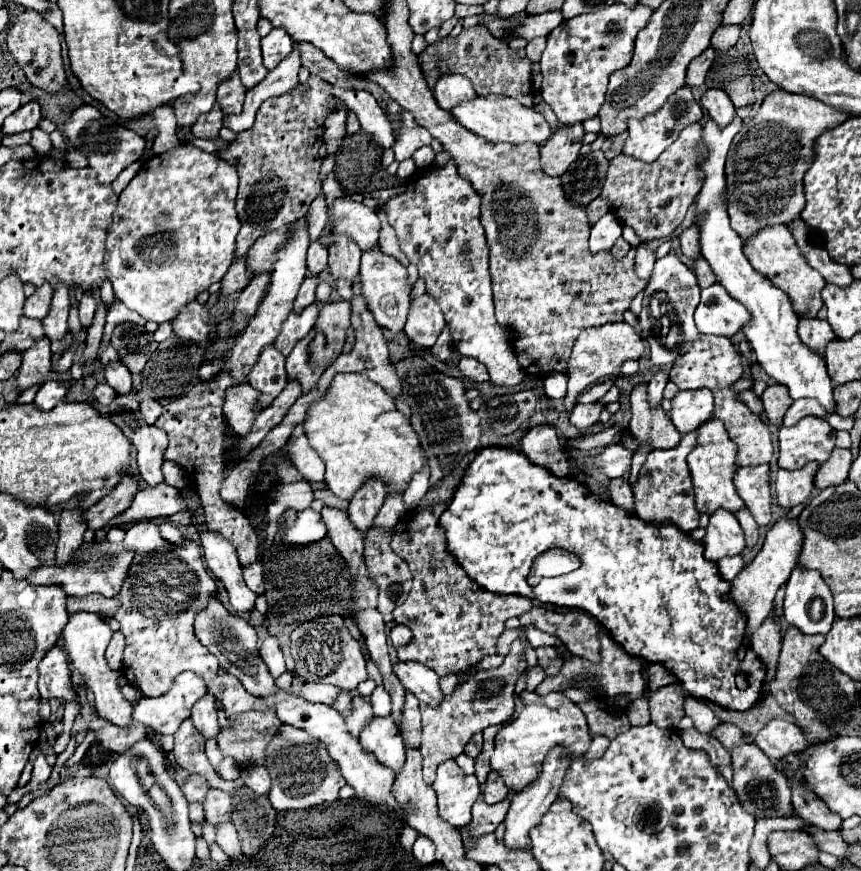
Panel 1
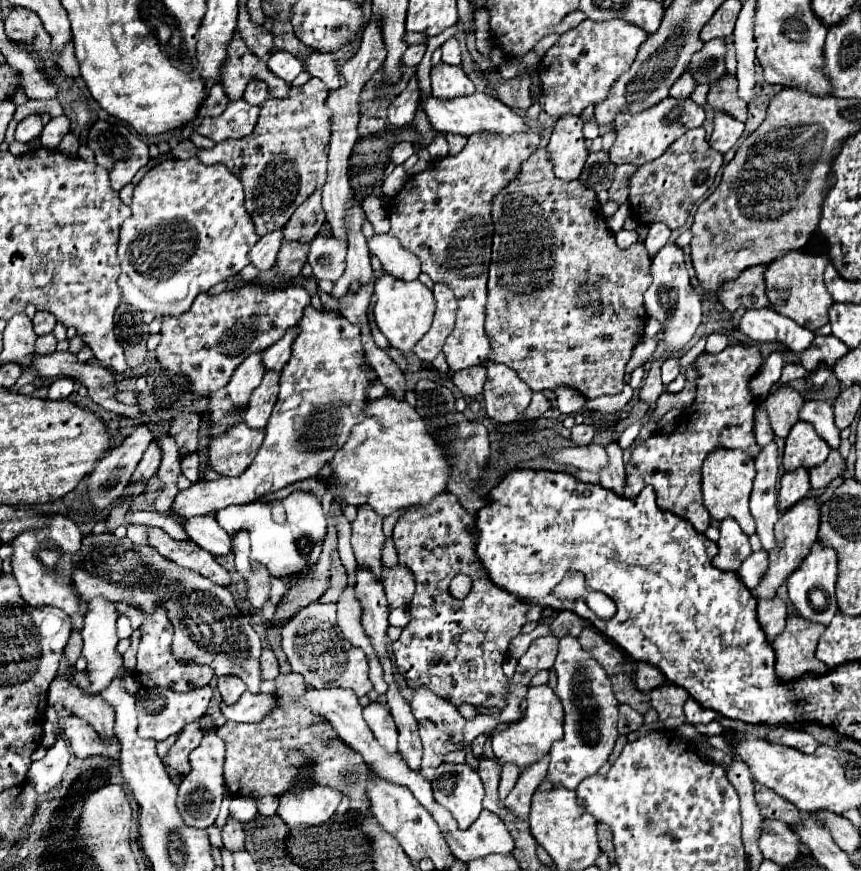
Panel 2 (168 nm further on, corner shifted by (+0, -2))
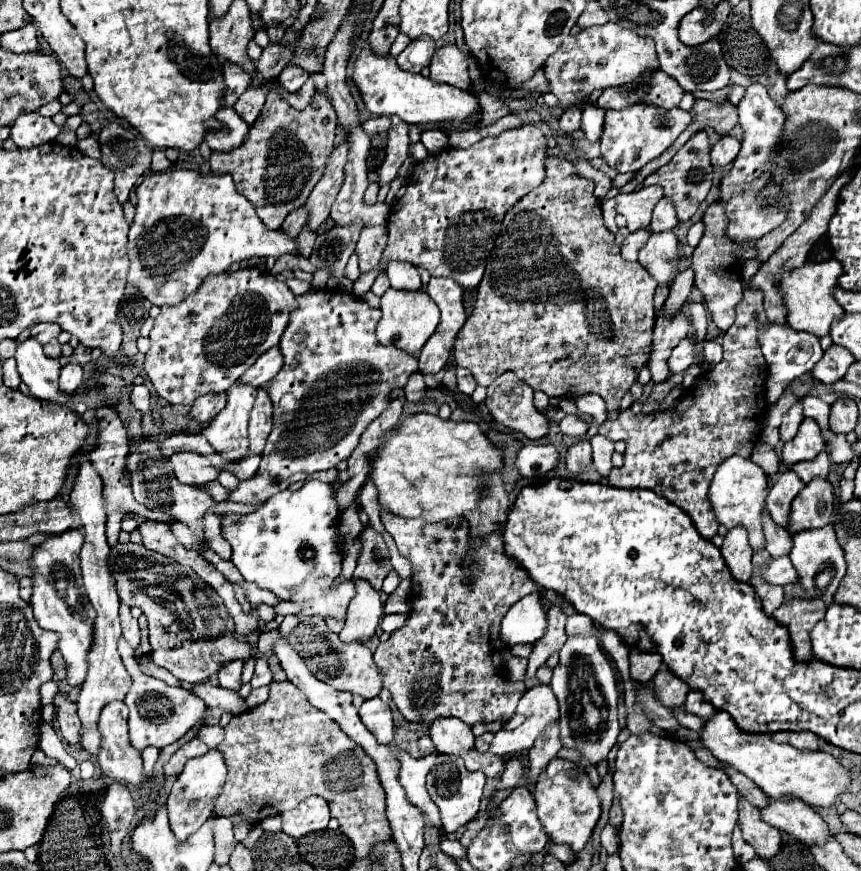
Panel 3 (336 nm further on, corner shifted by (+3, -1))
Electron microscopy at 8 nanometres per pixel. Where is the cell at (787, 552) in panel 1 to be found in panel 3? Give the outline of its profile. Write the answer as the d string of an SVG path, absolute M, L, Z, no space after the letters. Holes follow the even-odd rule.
M827 479L809 481L793 499L791 521L787 529L789 533L797 533L805 529L823 527L825 523L829 523L833 511L835 511L835 495L831 483Z

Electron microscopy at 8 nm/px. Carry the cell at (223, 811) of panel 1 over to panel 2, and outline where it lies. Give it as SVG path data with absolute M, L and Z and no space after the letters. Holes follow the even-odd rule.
M228 816L226 824L222 826L222 842L228 850L244 848L244 830L242 830L242 824L234 816Z

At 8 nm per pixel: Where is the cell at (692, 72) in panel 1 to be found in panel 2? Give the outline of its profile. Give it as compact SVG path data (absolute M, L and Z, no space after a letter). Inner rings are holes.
M686 70L686 72L682 74L682 78L678 78L676 84L672 86L670 96L672 96L672 98L688 98L688 96L694 92L694 88L696 88L696 80L694 80L694 76Z

